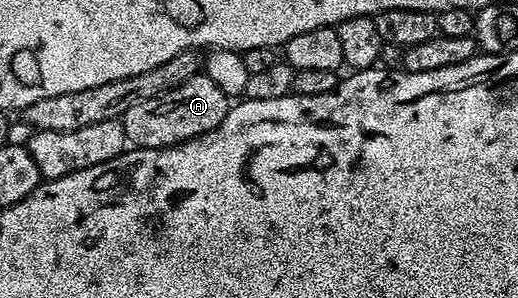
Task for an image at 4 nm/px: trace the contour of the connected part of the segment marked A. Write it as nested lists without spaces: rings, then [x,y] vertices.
[[[203,73],[149,99],[139,99],[122,117],[129,144],[138,147],[173,147],[199,135],[205,135],[224,120],[230,109],[230,97]]]

